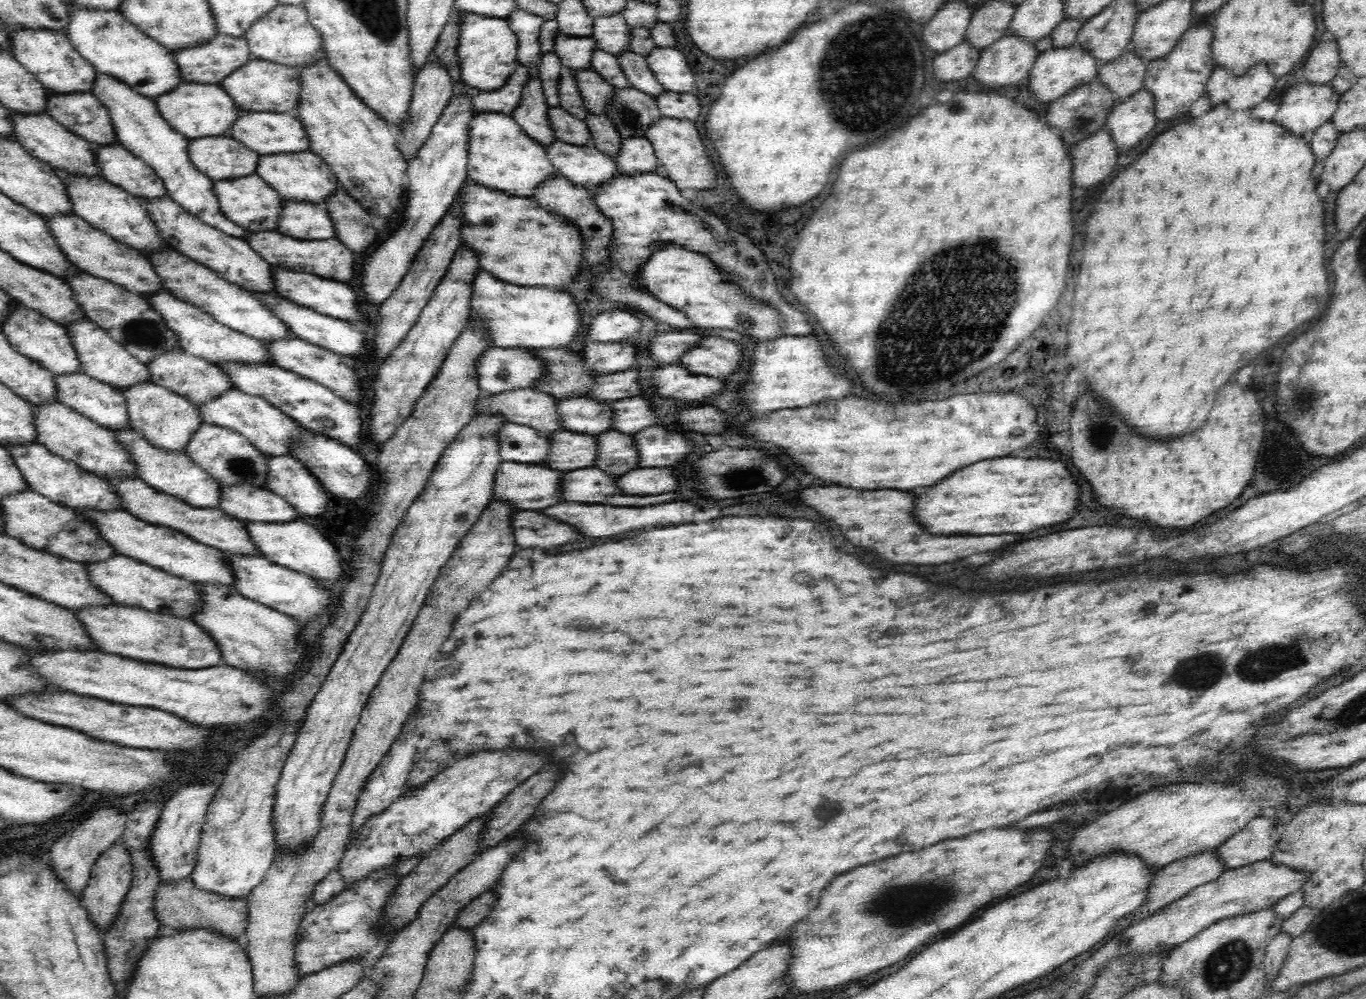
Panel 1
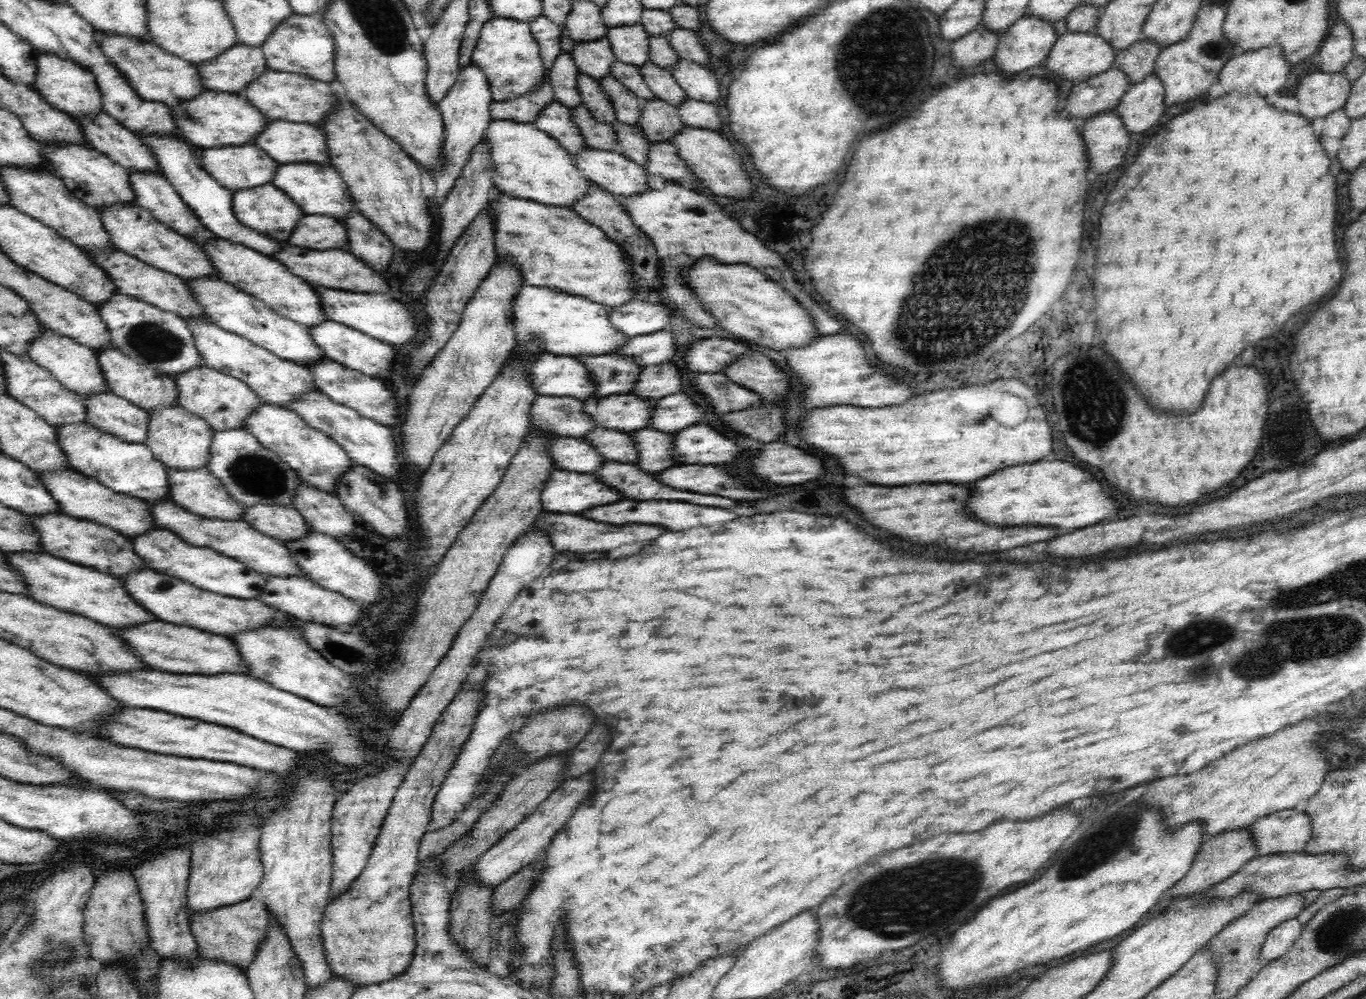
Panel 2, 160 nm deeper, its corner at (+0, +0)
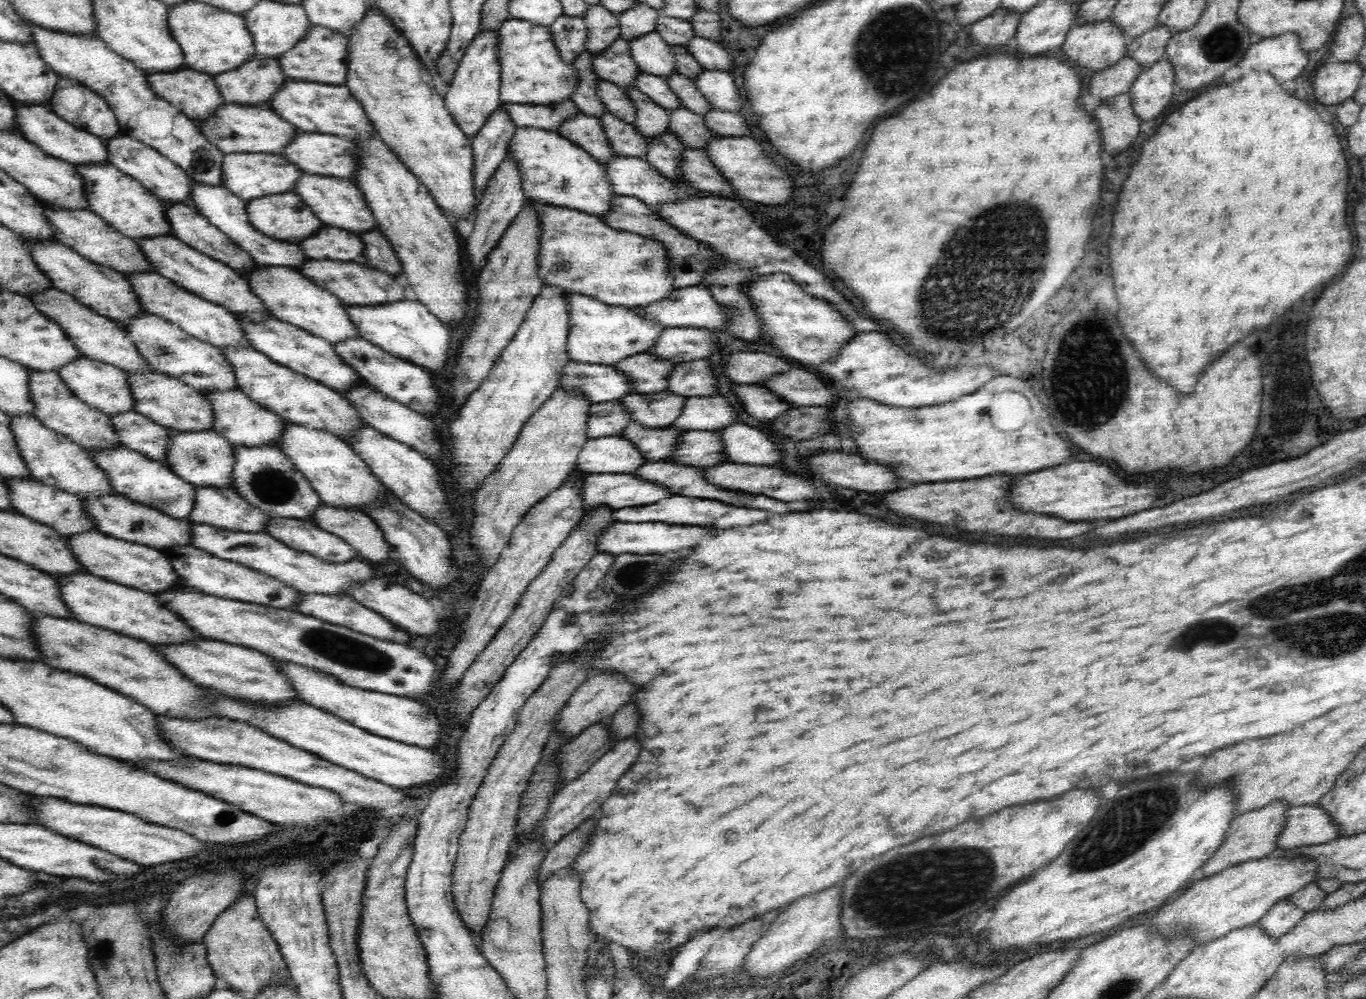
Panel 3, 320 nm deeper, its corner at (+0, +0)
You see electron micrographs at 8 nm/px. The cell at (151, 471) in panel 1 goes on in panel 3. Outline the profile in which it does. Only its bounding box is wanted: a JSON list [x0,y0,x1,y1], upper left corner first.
[190,488,267,533]

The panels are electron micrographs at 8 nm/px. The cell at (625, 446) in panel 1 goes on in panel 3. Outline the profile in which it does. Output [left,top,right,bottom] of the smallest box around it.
[671,431,730,468]

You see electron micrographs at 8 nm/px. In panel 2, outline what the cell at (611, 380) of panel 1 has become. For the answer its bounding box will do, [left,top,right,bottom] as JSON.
[632,362,684,400]

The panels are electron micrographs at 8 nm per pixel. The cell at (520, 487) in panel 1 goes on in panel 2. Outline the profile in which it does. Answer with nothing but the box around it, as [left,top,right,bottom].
[540,469,620,515]

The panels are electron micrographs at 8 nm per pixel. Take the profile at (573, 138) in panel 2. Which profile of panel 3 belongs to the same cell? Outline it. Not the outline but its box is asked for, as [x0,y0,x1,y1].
[557,113,620,166]

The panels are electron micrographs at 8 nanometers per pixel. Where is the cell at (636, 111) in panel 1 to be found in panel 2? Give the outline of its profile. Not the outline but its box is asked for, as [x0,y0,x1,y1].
[636,99,688,143]

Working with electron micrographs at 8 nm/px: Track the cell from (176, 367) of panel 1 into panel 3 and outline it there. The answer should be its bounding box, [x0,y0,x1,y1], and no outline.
[202,388,287,449]

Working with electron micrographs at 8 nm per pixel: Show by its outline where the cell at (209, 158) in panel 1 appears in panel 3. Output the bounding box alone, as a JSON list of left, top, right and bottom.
[223,153,303,203]

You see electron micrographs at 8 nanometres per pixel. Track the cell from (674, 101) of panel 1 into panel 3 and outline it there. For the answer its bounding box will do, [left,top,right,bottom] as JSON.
[703,109,753,137]

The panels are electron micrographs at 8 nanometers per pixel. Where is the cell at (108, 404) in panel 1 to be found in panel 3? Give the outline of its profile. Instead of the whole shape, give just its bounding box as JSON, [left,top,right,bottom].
[110,411,169,468]

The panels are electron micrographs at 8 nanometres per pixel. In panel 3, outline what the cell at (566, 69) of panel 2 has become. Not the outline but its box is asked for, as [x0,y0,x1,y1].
[570,51,607,119]

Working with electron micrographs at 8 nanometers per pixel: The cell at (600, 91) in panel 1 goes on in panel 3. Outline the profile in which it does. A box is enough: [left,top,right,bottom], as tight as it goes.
[626,87,670,137]

